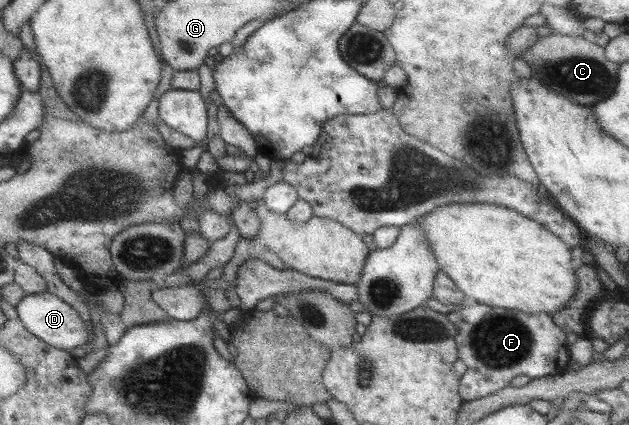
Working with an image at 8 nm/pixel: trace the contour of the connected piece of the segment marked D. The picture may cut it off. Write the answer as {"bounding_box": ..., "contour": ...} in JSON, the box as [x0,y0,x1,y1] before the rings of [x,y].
{"bounding_box":[16,291,90,351],"contour":[[[51,291],[31,293],[26,295],[16,307],[24,325],[45,342],[68,351],[88,344],[90,337],[88,326],[84,323],[78,310],[59,295],[53,294]]]}

